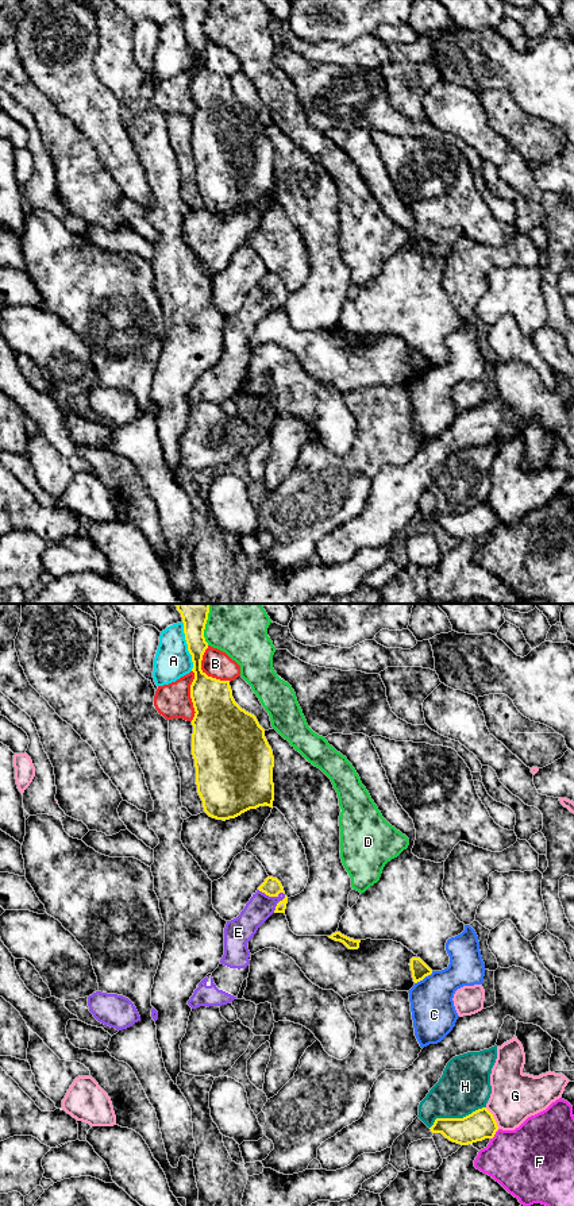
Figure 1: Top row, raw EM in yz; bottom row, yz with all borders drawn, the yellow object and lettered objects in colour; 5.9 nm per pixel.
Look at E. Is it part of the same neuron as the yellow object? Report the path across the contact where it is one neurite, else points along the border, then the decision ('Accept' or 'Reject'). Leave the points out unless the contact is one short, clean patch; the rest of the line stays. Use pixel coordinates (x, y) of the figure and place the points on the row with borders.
Path across: yz (272, 886), (273, 896), (259, 908). Accept

